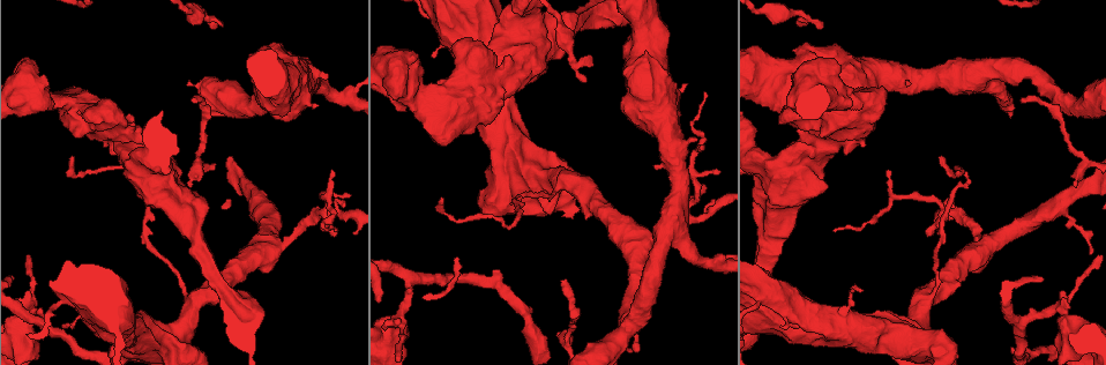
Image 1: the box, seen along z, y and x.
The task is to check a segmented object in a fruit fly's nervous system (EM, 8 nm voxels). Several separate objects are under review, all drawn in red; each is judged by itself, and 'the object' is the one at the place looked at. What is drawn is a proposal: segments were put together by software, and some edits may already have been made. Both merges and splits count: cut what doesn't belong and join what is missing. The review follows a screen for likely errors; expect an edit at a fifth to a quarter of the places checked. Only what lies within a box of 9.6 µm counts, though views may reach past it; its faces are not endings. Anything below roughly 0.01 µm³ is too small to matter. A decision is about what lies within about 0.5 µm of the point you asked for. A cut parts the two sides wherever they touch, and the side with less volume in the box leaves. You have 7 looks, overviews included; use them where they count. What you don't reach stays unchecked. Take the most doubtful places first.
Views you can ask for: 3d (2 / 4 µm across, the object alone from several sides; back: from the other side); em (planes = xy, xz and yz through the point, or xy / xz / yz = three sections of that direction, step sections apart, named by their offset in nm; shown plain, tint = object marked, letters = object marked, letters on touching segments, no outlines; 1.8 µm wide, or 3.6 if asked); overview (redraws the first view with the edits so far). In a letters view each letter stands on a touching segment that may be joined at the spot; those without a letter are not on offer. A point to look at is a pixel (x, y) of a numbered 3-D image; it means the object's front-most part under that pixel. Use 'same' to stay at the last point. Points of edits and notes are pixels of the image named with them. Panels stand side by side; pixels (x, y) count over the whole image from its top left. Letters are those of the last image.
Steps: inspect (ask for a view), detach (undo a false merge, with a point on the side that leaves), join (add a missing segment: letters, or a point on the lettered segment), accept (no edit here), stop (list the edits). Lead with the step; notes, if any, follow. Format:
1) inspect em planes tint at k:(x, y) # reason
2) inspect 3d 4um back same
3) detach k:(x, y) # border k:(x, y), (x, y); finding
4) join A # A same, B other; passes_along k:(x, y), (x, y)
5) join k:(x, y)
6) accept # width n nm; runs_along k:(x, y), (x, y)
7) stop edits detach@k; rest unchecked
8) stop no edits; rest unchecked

inspect 3d 2um at 1:(395, 321) # three-way junction

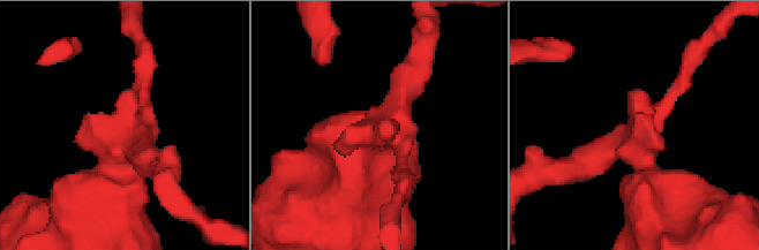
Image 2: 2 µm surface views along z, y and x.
inspect em planes letters at 2:(125, 148) # shape alone is not enough

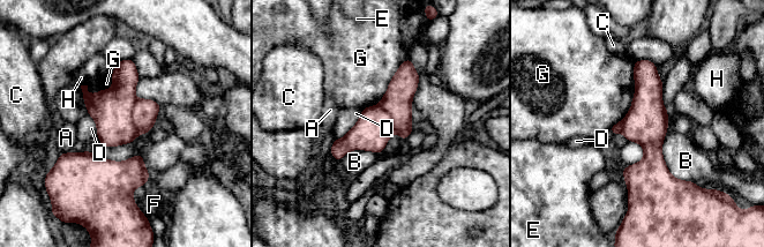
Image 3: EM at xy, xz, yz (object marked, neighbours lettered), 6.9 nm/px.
detach 3:(144, 112) # width 260 nm; A other, B other, C other, D other, E other, F other, G other, H other; border 3:(135, 99), (133, 125), (140, 133); a second cell is stuck on

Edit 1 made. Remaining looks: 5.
inspect overview # see it whole again

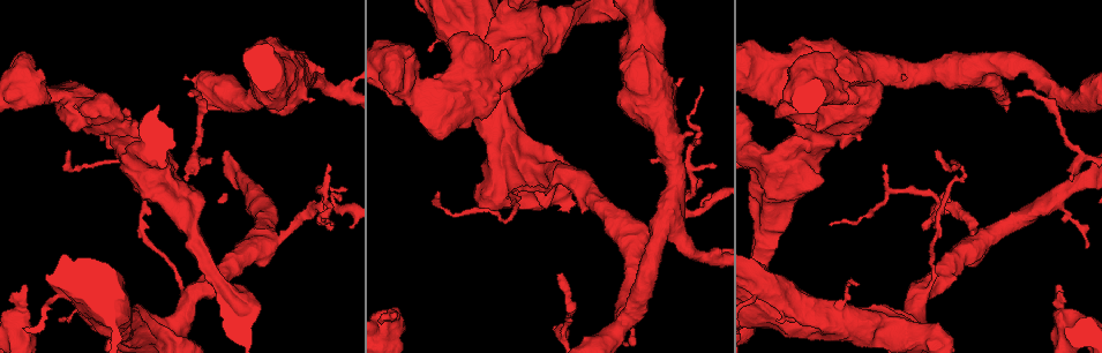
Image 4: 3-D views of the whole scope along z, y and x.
inspect 3d 4um at 4:(191, 97) # tapers out

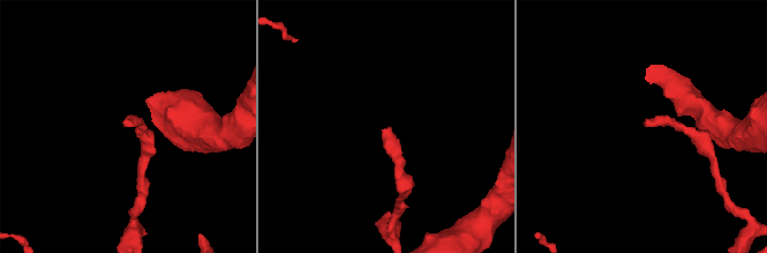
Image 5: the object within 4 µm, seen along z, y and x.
inspect em planes letters at 5:(648, 124) # now the EM

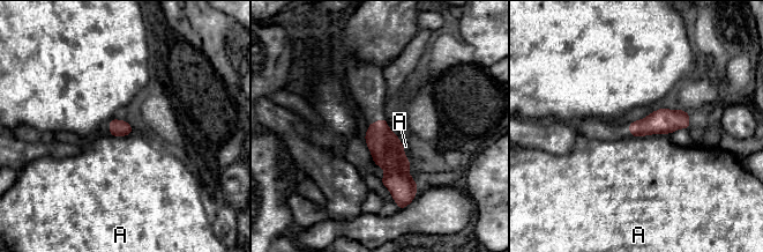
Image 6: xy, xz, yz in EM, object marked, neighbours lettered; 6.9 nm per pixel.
accept # longest_contact A 280 nm; A other; border 6:(668, 133), (630, 136); none of them fits

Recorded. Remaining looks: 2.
inspect em 3.6um yz step 8 tint at 4:(61, 293) # calibre changes

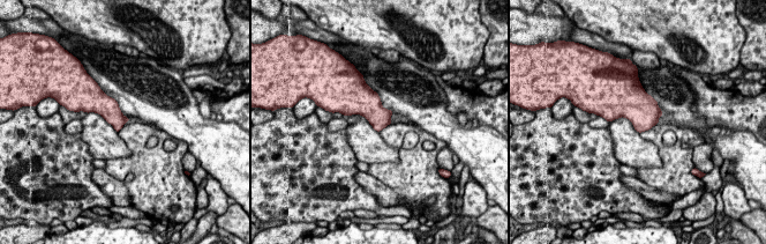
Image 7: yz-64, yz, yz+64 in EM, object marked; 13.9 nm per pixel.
inspect em 3.6um xy step 4 letters same

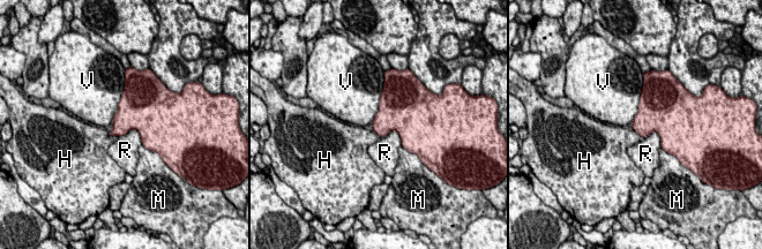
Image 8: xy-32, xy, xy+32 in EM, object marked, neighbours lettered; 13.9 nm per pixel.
accept # H other, M other, R other, V other; border 8:(107, 134), (117, 136); continuous, no second cell

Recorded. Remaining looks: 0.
stop edits detach@3; rest unchecked

